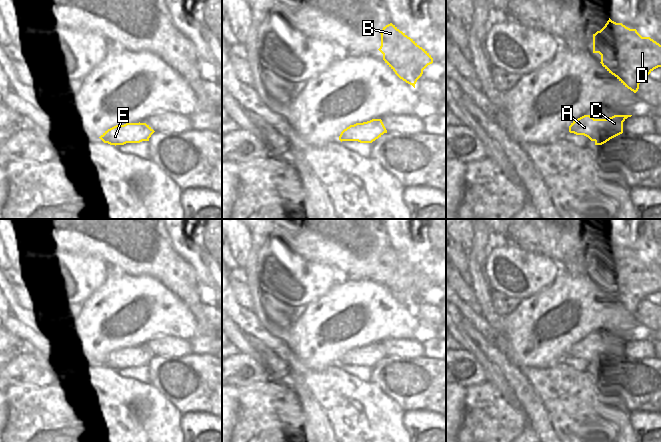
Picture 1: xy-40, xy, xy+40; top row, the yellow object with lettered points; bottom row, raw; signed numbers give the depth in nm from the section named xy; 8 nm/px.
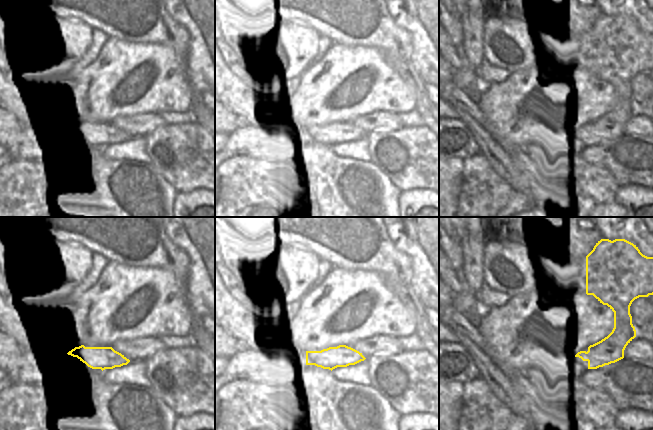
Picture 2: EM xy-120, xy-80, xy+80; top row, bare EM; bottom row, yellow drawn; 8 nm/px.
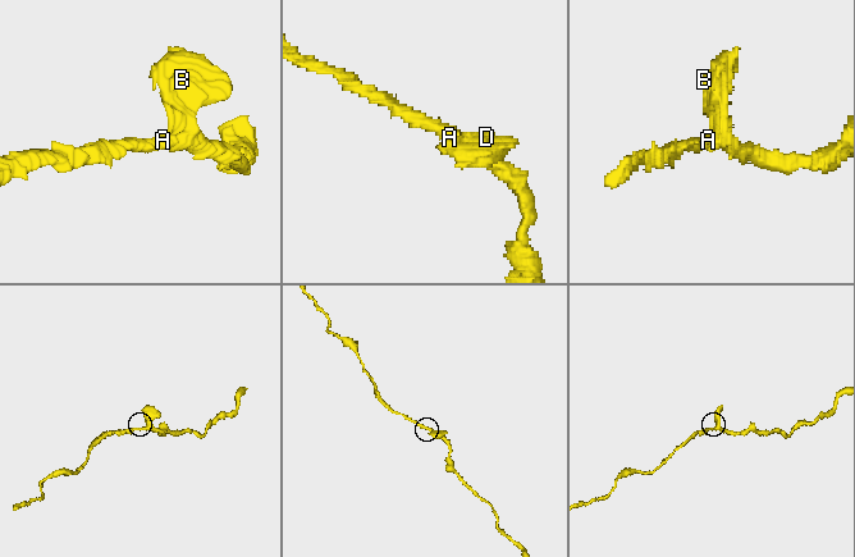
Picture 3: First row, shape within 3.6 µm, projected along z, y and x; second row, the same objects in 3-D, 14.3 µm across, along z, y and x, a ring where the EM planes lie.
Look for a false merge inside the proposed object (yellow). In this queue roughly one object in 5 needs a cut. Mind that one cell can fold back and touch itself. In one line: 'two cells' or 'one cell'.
one cell

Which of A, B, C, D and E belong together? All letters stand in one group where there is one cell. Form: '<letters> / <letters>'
A B C D E

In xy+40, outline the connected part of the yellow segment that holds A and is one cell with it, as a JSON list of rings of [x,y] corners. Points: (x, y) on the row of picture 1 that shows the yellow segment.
[[[584,115],[571,123],[569,132],[584,135],[595,145],[602,145],[623,133],[623,122],[632,115],[614,115],[606,119],[594,119]]]

